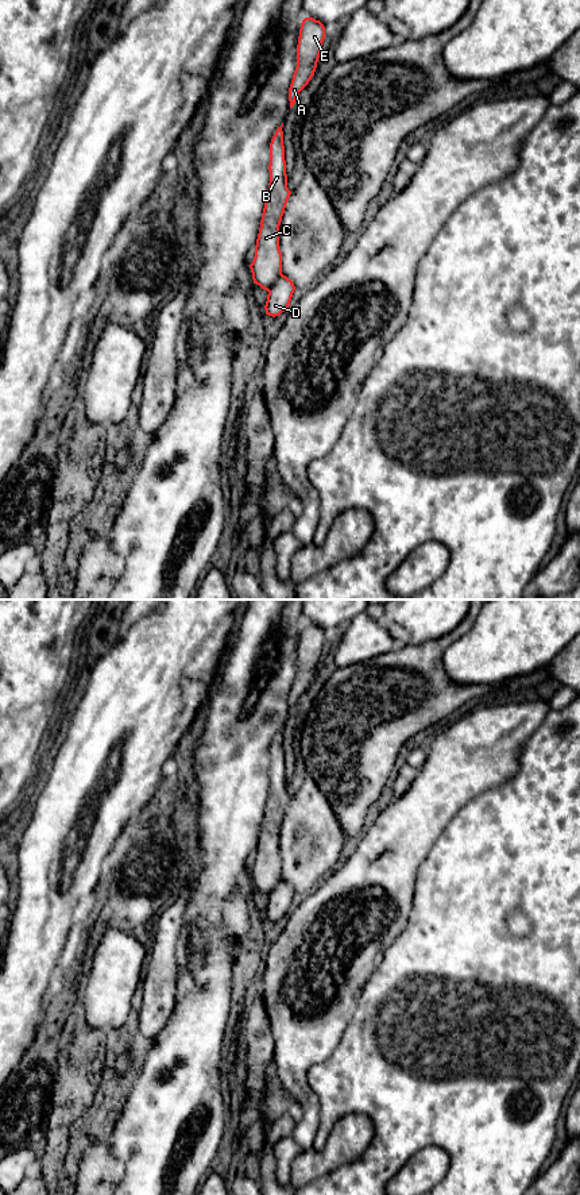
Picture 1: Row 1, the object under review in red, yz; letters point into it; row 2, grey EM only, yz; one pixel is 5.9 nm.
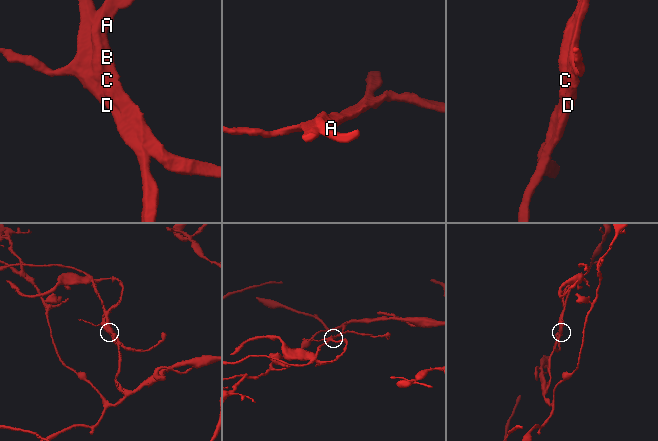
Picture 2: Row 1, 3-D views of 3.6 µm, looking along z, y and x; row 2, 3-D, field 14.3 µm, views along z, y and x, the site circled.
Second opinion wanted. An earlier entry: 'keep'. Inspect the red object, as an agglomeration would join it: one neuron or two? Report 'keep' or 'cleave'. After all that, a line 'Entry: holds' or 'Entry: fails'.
keep
Entry: holds

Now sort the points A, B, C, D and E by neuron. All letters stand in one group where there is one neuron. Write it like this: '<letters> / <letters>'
A B C D E

